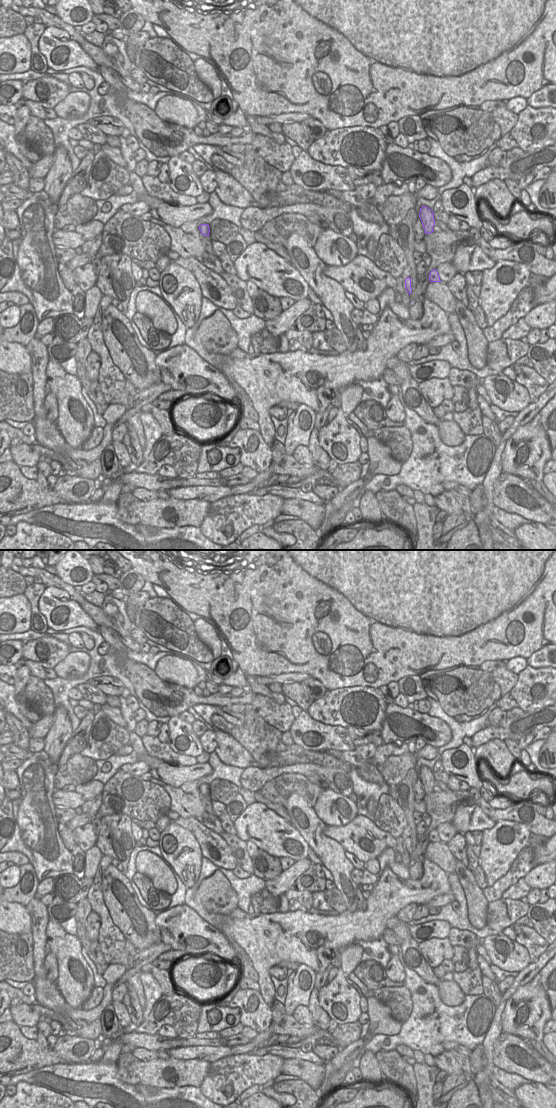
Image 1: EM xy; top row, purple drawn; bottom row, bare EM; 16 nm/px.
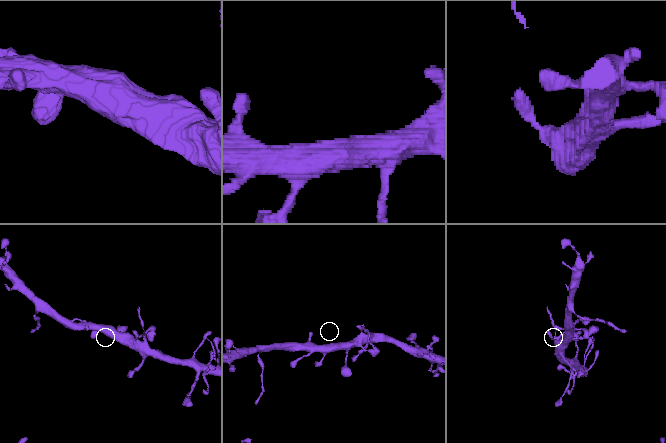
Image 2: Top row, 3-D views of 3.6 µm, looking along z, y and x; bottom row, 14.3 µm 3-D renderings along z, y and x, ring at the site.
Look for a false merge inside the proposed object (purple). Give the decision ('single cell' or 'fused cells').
single cell

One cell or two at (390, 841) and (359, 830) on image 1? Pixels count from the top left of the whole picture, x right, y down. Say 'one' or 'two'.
one

